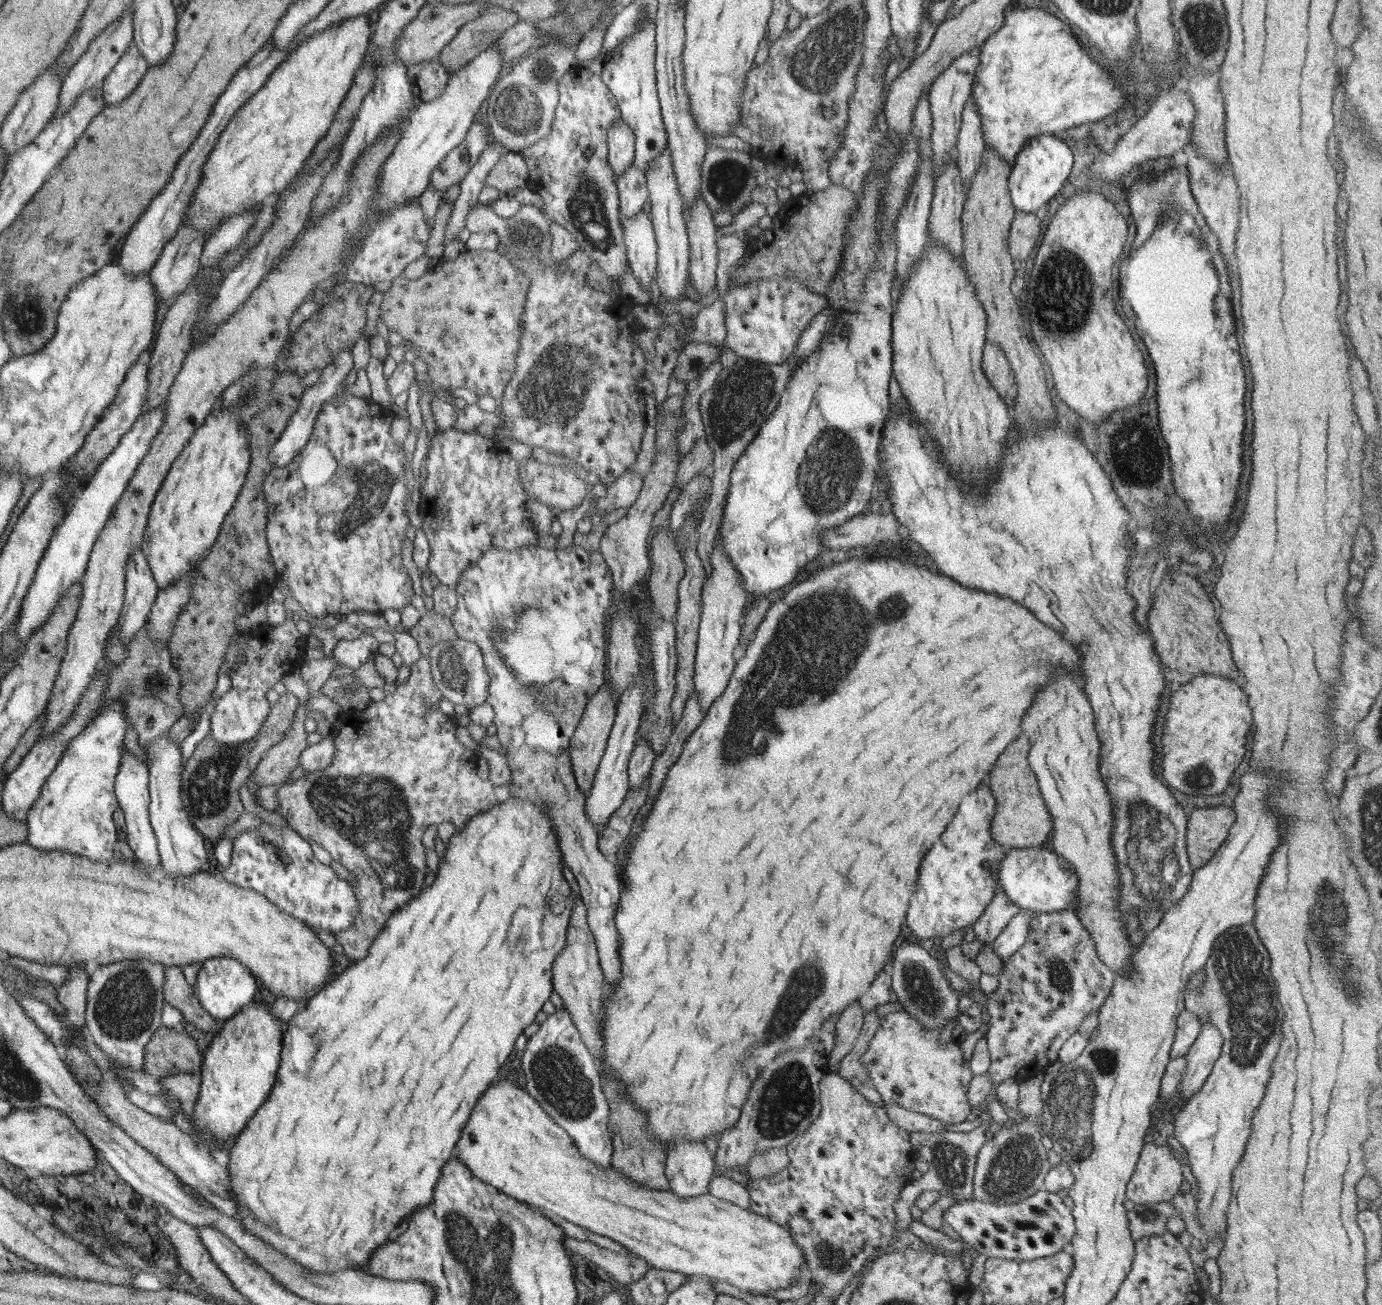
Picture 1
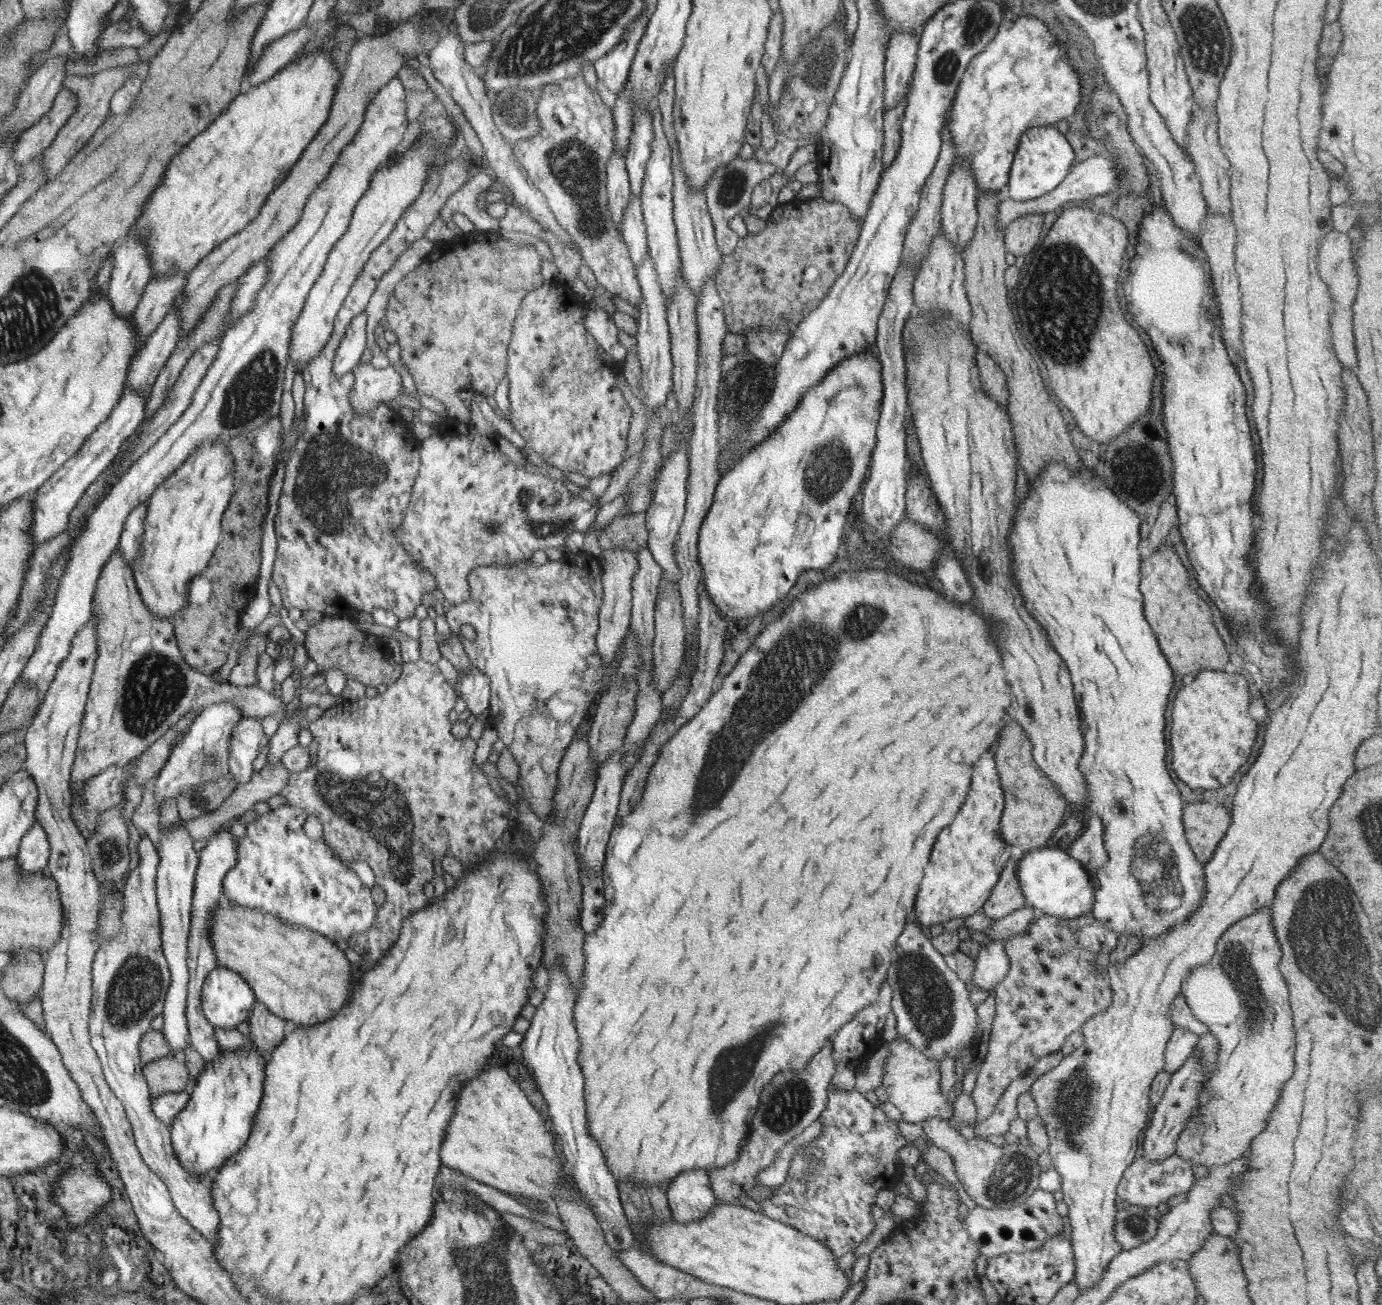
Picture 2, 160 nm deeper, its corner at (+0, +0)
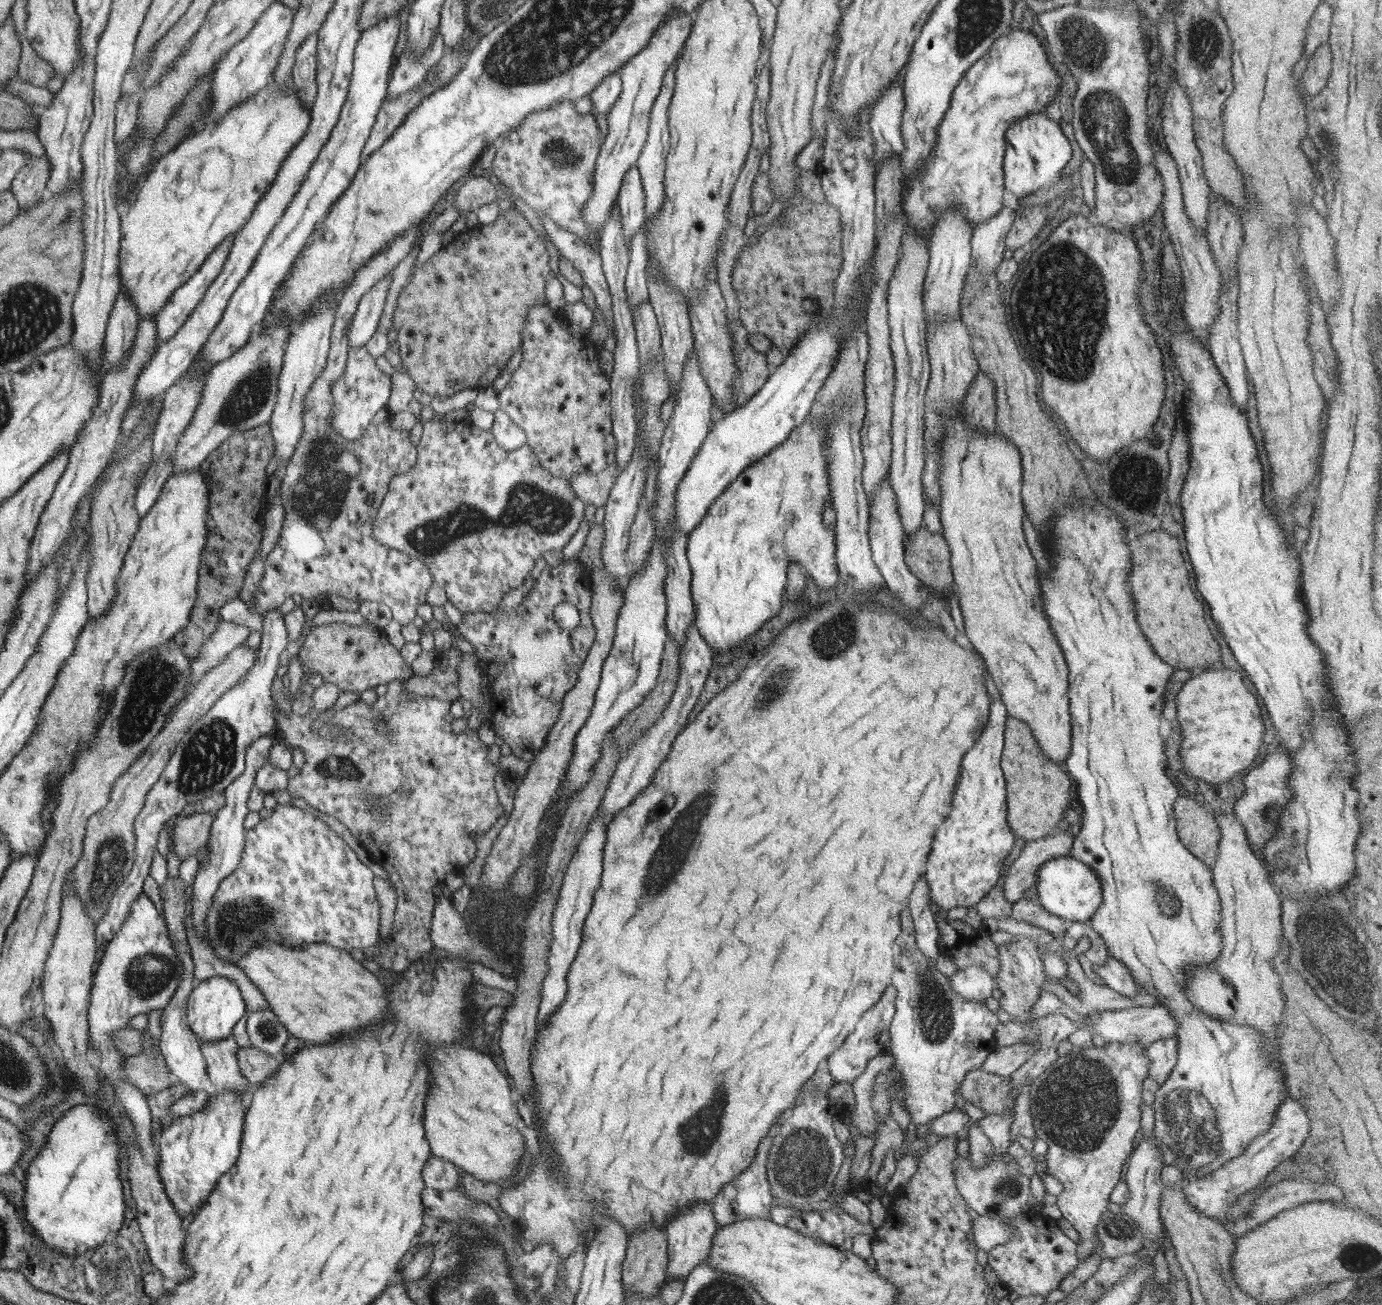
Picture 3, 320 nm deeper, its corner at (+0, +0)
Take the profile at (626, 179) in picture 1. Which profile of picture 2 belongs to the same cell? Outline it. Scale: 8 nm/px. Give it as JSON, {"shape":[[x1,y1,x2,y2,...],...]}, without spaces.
{"shape":[[630,195,620,222,620,237,627,247,634,269,646,256,646,232,640,204,639,195]]}

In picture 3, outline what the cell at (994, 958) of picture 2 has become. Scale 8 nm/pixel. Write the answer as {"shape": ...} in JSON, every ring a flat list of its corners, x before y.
{"shape":[[968,966,948,977,949,986,957,996,965,1000,982,1001,993,990,995,980,978,966]]}

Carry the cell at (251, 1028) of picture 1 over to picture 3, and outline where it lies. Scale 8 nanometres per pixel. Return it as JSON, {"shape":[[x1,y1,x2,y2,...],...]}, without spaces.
{"shape":[[215,1092,199,1112,187,1114,185,1117,173,1117,169,1127,155,1137,159,1148,156,1170,160,1174,161,1184,164,1185,164,1193,184,1224,189,1222,188,1214,195,1214,206,1202,220,1177,236,1162,240,1154,248,1099,246,1092]]}

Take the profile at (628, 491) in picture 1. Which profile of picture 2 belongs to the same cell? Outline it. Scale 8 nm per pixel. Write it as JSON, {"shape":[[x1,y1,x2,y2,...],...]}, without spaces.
{"shape":[[436,424,433,434,419,443,420,466,418,467,416,479,413,481,413,490,404,508,399,530,395,530,393,534,395,534,397,543,401,542,401,547,405,549,405,552,413,557,414,560,417,560,422,565,422,568,427,568,431,572,431,576,434,577,436,582,436,589,441,592,441,596,450,605,457,605,468,600,469,584,467,578,469,572,473,571,473,569,479,566,513,567,517,563,527,561,527,558,531,556,531,552,535,552,535,550,555,549,555,546,563,546,565,534,575,532,575,530,587,530,587,526,590,526,593,522,593,506,591,506,591,502,587,504,587,502,583,502,583,500,579,500,578,498,569,498,569,496,565,498,563,492,567,492,567,490,563,486,559,486,559,482,549,480,547,475,528,473,523,468,518,468,511,464,503,454,497,452,497,448,493,446,493,442,489,438,477,434,471,426,467,426,467,436,465,436,465,434,459,434,455,426]]}

